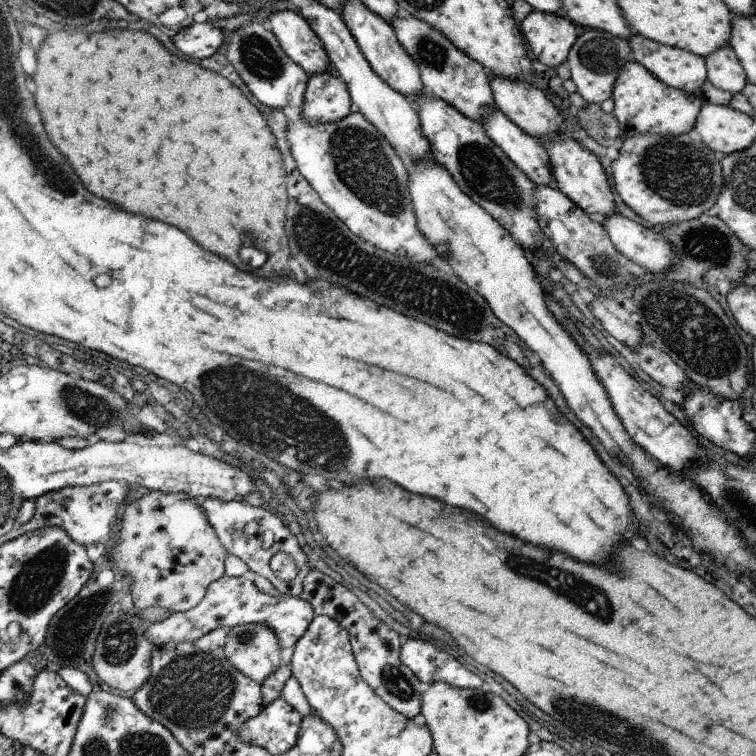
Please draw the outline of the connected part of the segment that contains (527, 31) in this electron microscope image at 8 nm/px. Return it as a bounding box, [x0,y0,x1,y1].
[519,11,579,67]

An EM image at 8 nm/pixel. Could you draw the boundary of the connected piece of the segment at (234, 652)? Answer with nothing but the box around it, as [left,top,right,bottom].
[225,623,283,686]

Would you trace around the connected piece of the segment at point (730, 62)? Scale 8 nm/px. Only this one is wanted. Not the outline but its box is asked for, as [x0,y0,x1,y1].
[705,47,747,94]

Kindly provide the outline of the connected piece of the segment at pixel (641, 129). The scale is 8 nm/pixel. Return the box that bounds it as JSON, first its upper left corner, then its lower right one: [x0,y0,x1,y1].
[612,61,704,137]

